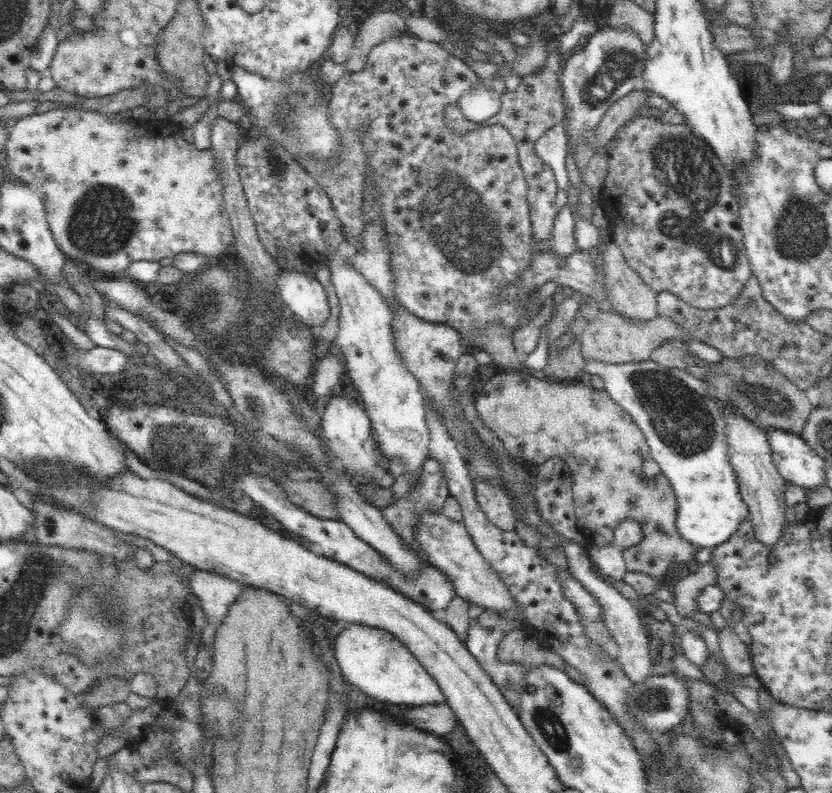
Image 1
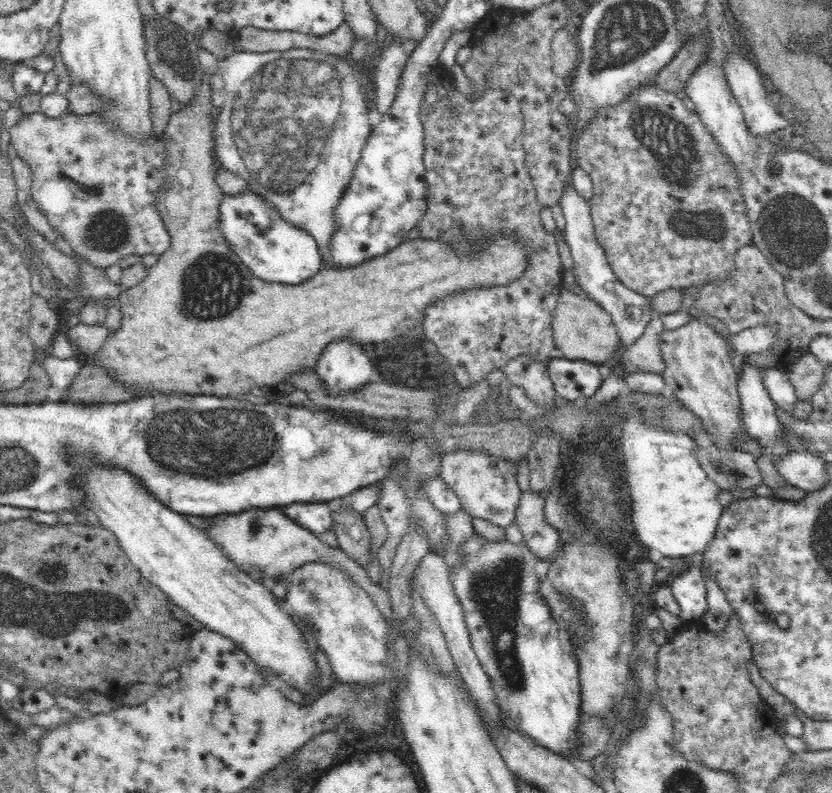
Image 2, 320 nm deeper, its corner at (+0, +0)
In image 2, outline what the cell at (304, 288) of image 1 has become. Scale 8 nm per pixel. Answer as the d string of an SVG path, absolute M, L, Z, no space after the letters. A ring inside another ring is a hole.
M252 190L238 196L224 194L219 209L222 236L255 277L274 284L297 285L320 272L323 261L315 238L308 231L288 223Z

